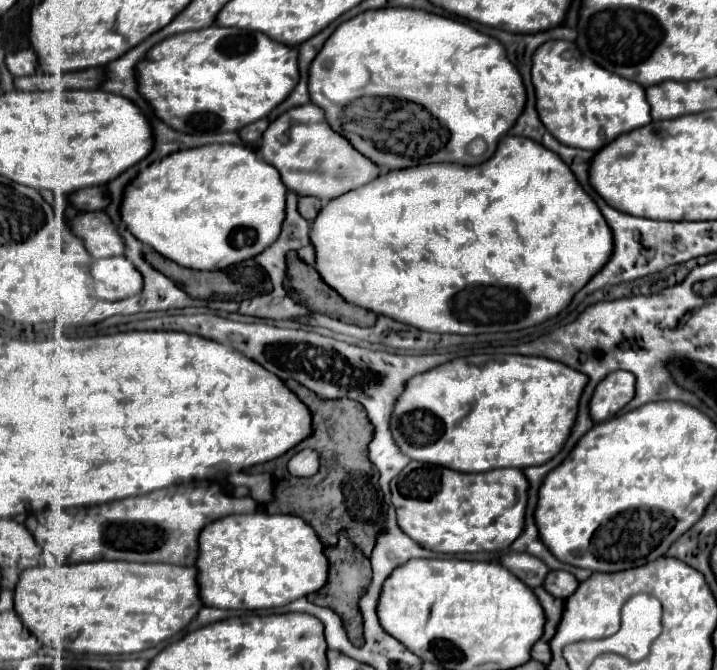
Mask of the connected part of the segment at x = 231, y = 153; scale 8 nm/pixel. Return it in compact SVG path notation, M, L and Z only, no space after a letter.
M208 144L164 156L124 188L120 216L140 242L186 268L222 270L254 258L278 238L286 202L278 170L256 156L244 144Z

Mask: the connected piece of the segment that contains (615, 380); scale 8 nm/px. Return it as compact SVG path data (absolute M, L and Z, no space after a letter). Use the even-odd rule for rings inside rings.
M628 372L608 374L596 386L590 400L590 418L594 420L594 424L600 424L616 416L634 398L634 392L636 392L634 384L636 384L636 378L632 378L632 374Z

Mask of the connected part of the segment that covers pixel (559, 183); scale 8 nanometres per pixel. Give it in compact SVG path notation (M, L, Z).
M502 136L498 142L498 148L494 156L478 166L462 166L462 164L428 164L428 166L416 166L408 170L392 170L386 174L380 174L366 186L360 186L356 190L350 190L348 194L342 194L338 198L328 200L316 220L310 226L310 240L316 250L316 264L314 268L322 276L322 280L336 290L346 302L356 304L360 308L366 308L374 314L388 316L396 322L404 322L410 326L416 326L426 332L450 332L450 334L482 334L482 332L510 332L510 330L522 330L528 326L536 326L552 316L556 316L560 310L564 310L572 296L608 262L608 254L612 254L612 232L608 230L608 224L604 222L600 210L596 210L596 204L592 198L580 188L570 168L560 160L560 156L552 154L552 150L546 150L538 142L532 142L530 138L520 136Z

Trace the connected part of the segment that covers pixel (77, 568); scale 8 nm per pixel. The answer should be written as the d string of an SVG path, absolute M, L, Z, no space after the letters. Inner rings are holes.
M122 560L26 568L14 588L14 612L44 646L76 654L132 654L174 636L196 616L202 608L196 574L195 565L138 564Z

